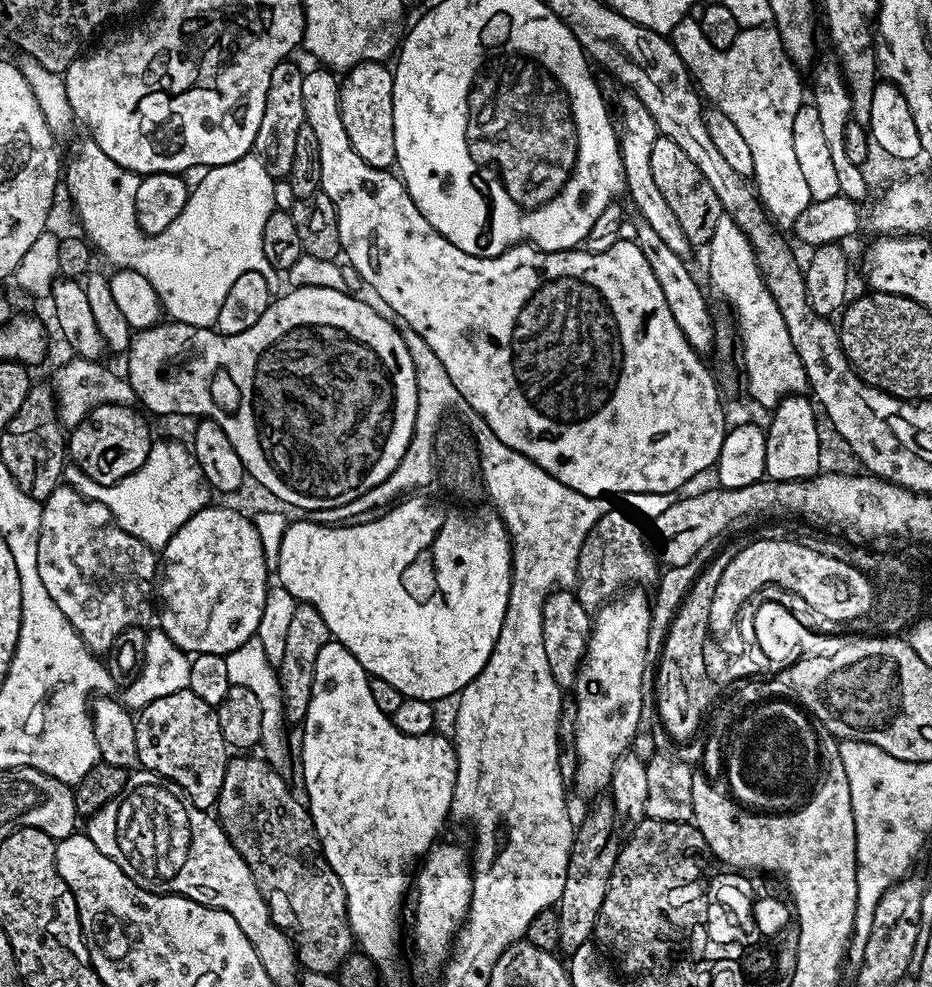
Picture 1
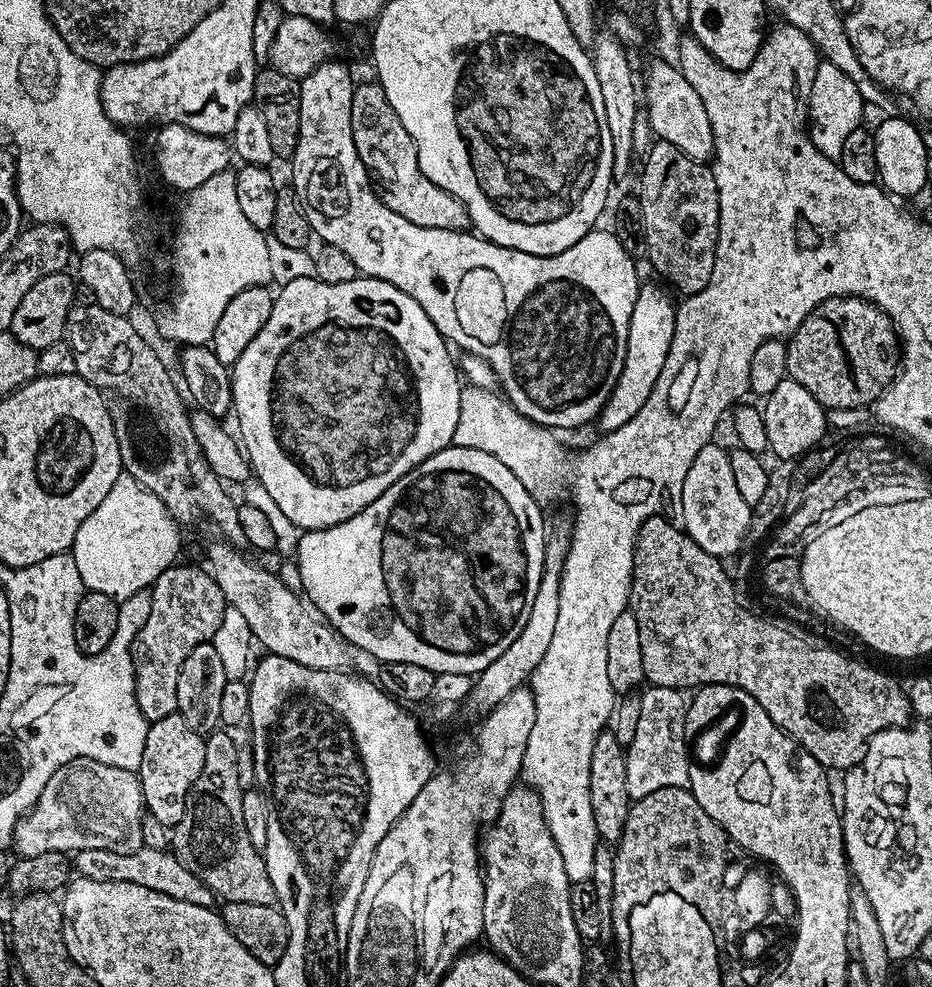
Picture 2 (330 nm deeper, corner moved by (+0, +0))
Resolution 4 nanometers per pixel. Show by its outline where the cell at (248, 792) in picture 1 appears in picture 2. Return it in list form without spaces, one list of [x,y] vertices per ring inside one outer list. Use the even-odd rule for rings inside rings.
[[[213,730],[207,733],[204,741],[206,762],[202,766],[202,774],[198,774],[190,790],[182,818],[171,829],[170,848],[176,853],[176,857],[189,868],[190,873],[197,875],[221,901],[275,905],[274,882],[270,882],[270,874],[266,870],[262,852],[255,848],[253,842],[250,842],[246,826],[243,825],[242,798],[245,789],[239,786],[239,747],[237,742],[232,741],[227,734],[229,733],[224,730]]]

